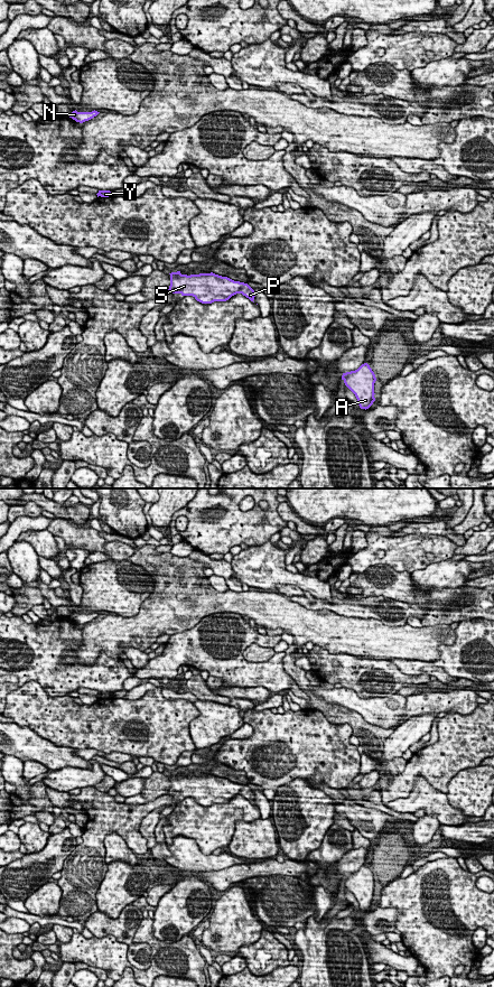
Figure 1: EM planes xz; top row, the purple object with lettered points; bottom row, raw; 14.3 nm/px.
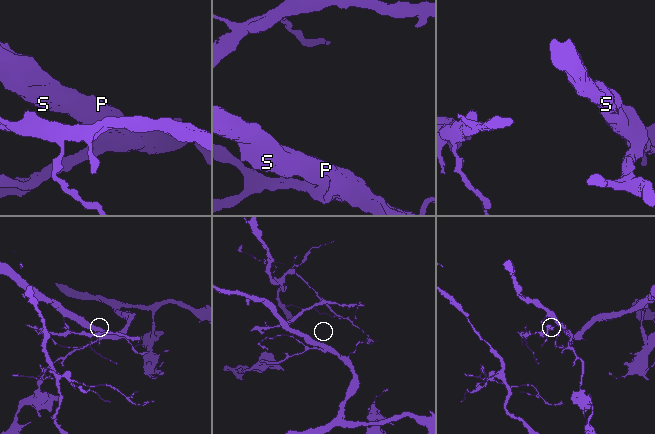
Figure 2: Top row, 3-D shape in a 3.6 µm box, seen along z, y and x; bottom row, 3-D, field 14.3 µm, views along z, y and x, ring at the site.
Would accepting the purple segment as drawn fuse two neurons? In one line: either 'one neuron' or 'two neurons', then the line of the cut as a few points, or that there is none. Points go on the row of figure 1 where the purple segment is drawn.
two neurons | xz (101, 191), (99, 195)

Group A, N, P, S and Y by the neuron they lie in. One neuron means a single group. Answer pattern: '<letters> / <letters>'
A P S Y / N

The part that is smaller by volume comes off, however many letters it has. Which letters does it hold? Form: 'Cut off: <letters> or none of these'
Cut off: N

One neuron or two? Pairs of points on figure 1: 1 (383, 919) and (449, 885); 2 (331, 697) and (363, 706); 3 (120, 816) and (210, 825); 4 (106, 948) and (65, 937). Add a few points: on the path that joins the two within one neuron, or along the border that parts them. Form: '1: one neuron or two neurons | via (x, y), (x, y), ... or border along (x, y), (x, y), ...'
1: two neurons | border along (378, 906), (397, 908), (400, 911), (394, 924)
2: one neuron | via (338, 697), (348, 698), (355, 704)
3: two neurons | border along (179, 801), (174, 809)
4: two neurons | border along (73, 933), (68, 941), (57, 941)

